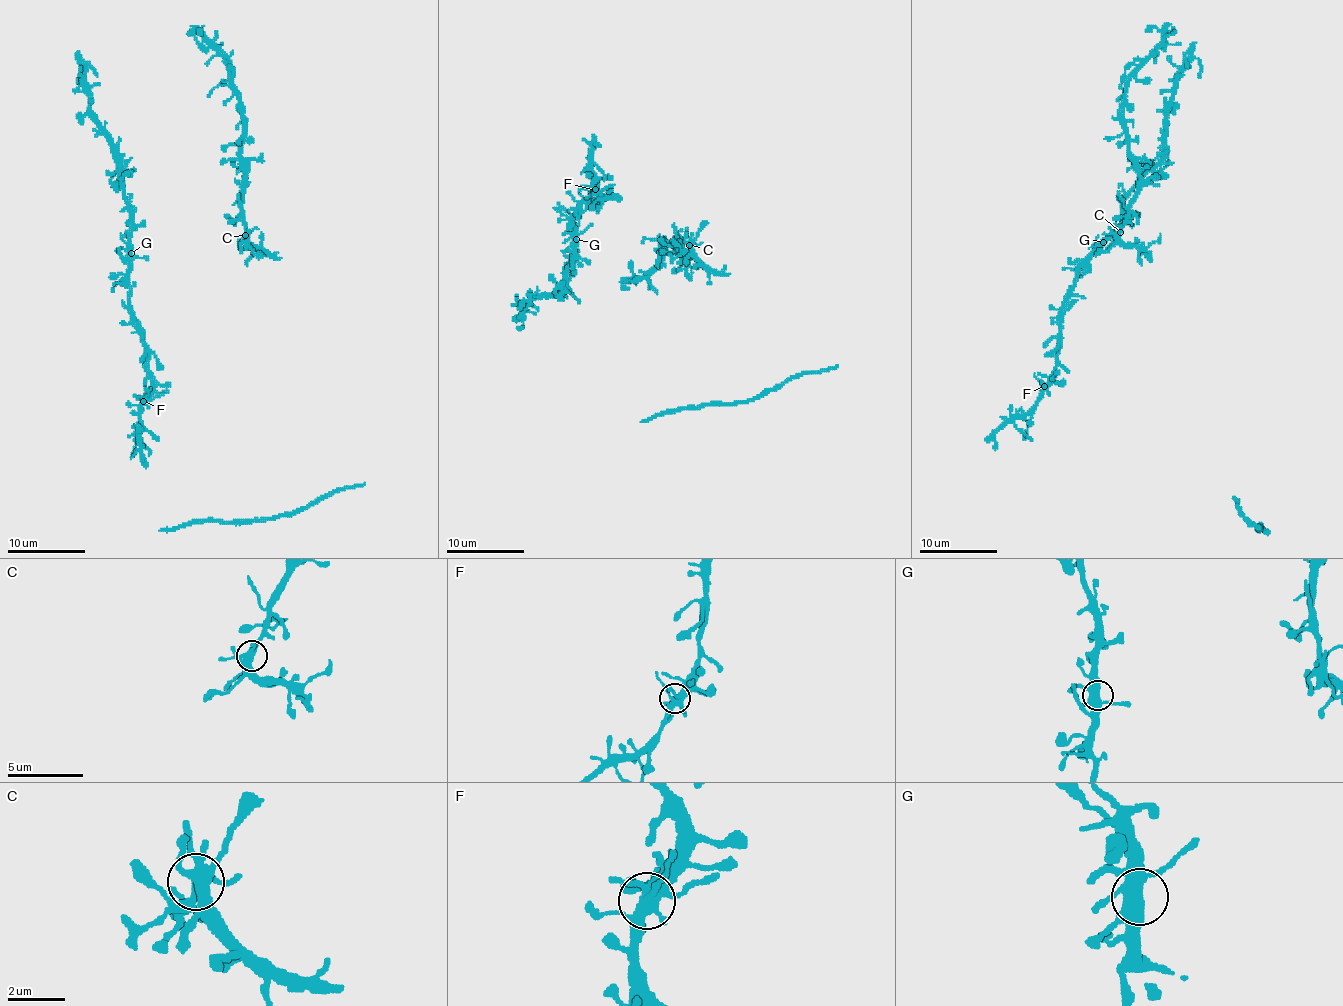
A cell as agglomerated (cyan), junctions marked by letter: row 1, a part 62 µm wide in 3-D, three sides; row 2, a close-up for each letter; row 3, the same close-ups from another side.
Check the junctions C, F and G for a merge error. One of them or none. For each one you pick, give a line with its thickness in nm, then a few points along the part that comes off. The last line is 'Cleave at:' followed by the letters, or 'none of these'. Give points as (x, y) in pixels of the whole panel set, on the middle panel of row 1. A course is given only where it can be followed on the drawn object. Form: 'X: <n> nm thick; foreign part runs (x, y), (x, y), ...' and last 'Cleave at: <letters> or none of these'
Cleave at: none of these

